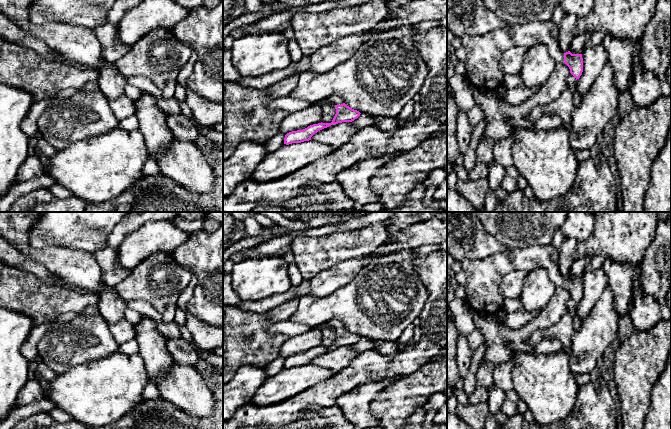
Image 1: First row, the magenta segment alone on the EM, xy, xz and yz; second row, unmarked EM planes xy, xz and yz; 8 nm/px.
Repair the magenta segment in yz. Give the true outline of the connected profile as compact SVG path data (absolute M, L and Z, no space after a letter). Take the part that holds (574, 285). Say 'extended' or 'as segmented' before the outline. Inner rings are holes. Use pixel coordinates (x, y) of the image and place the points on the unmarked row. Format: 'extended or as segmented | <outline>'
extended | M553 244L507 248L504 252L483 259L465 259L461 263L467 279L465 300L473 312L479 314L494 315L503 310L504 298L499 290L499 282L513 271L528 272L543 267L557 287L564 286L569 291L576 304L583 296L582 278L564 277L561 274L558 248Z

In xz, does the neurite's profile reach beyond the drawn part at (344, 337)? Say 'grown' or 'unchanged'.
grown

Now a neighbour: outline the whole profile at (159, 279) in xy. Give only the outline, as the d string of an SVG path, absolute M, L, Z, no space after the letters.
M19 244L16 249L47 267L52 273L58 274L67 283L84 288L92 294L99 296L105 290L112 288L125 302L134 299L148 302L159 311L163 323L174 322L178 298L192 279L192 270L179 263L173 254L170 255L166 252L151 254L137 264L126 278L117 285L110 287L104 282L103 271L92 253L57 246L36 247L23 244Z

